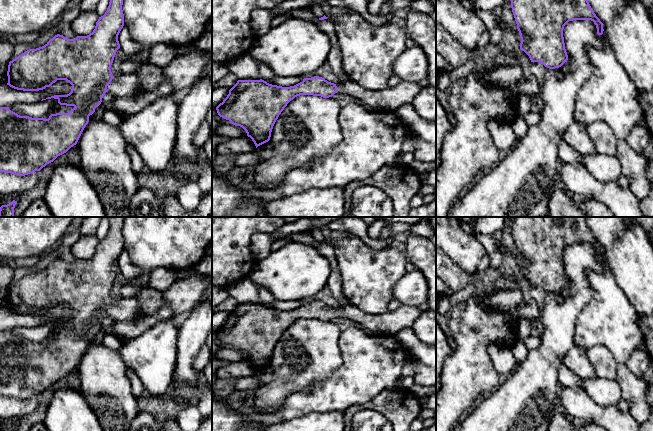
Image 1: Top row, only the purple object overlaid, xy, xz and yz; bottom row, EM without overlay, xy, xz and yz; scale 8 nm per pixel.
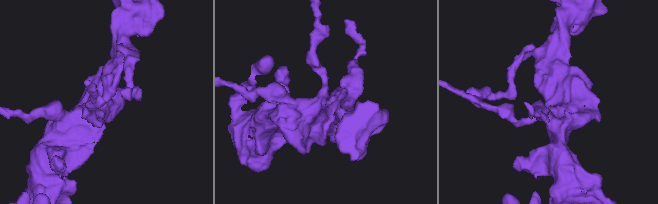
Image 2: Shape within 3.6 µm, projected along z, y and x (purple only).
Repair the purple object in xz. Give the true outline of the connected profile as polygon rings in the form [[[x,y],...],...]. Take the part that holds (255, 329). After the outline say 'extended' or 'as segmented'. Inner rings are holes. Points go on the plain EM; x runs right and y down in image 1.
[[[345,298],[338,303],[336,308],[328,306],[322,301],[314,300],[304,302],[302,306],[290,311],[272,309],[262,303],[238,304],[229,314],[229,318],[223,326],[216,331],[216,334],[220,341],[229,344],[235,350],[242,351],[257,372],[270,364],[273,350],[279,339],[287,328],[297,320],[313,319],[329,322],[335,317],[342,317],[359,323],[374,335],[394,336],[398,331],[411,327],[421,313],[421,309],[417,306],[401,305],[394,311],[371,315],[364,313]]]; extended

